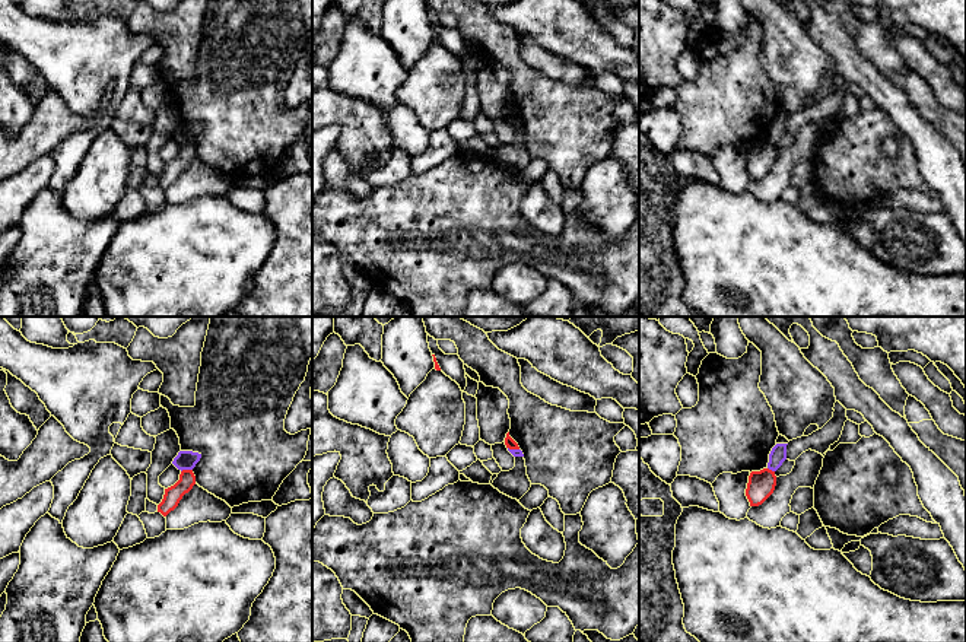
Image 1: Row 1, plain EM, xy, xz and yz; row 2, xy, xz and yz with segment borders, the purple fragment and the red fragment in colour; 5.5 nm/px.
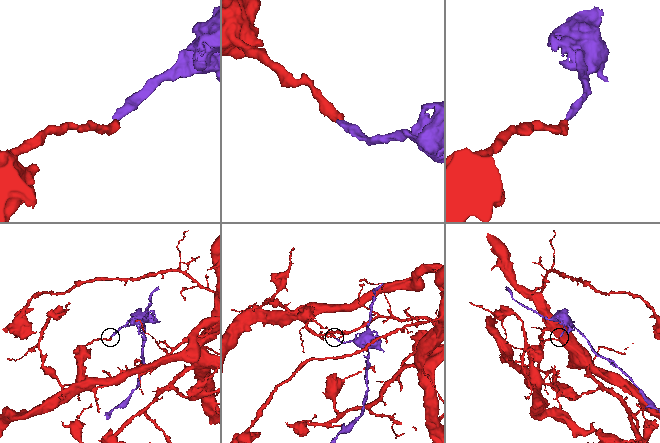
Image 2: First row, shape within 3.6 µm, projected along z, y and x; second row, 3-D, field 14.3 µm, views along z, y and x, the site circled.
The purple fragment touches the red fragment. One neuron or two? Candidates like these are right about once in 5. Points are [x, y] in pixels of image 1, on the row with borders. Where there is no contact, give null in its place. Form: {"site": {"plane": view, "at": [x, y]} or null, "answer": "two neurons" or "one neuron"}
{"site": {"plane": "xy", "at": [186, 469]}, "answer": "two neurons"}

